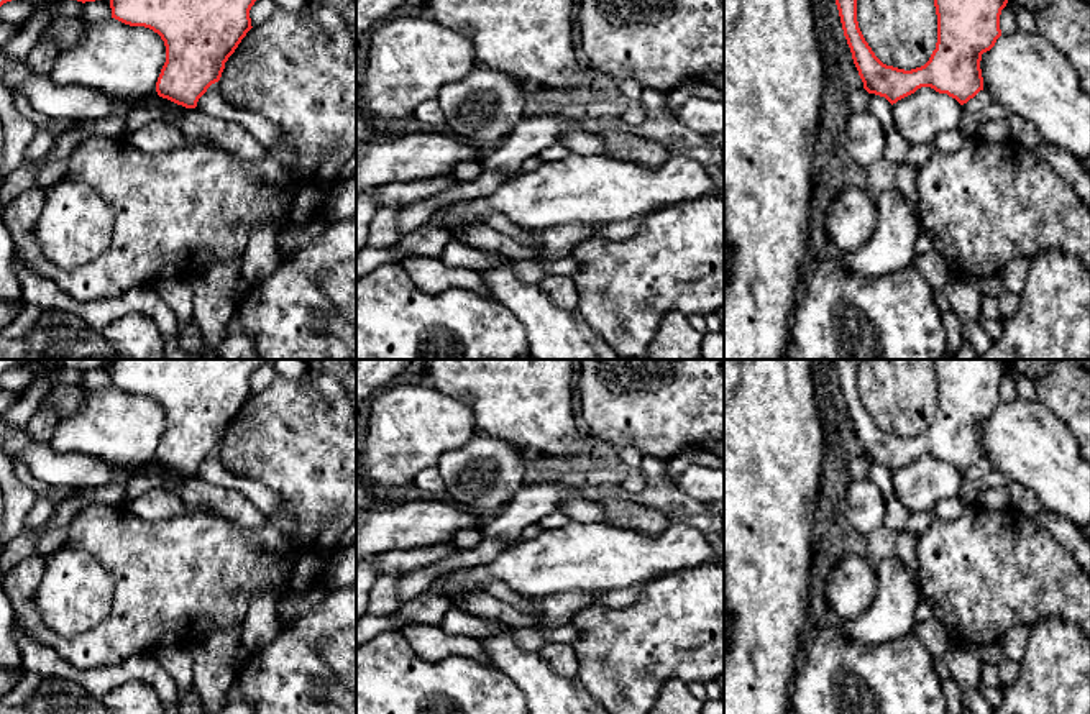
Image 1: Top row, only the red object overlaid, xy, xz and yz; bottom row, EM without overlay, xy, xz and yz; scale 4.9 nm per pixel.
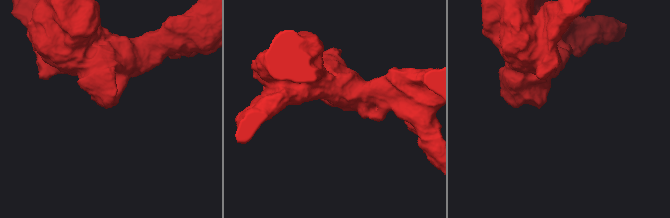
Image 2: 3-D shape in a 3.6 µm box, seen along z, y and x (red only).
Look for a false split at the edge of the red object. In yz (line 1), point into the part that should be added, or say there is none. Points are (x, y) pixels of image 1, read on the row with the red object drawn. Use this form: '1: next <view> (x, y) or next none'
1: next none

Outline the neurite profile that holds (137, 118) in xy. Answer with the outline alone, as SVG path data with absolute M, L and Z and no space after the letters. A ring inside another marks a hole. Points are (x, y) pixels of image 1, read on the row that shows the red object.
M159 95L154 97L149 108L135 108L125 117L126 133L130 135L149 123L159 121L164 112L174 108L176 105L177 103Z

